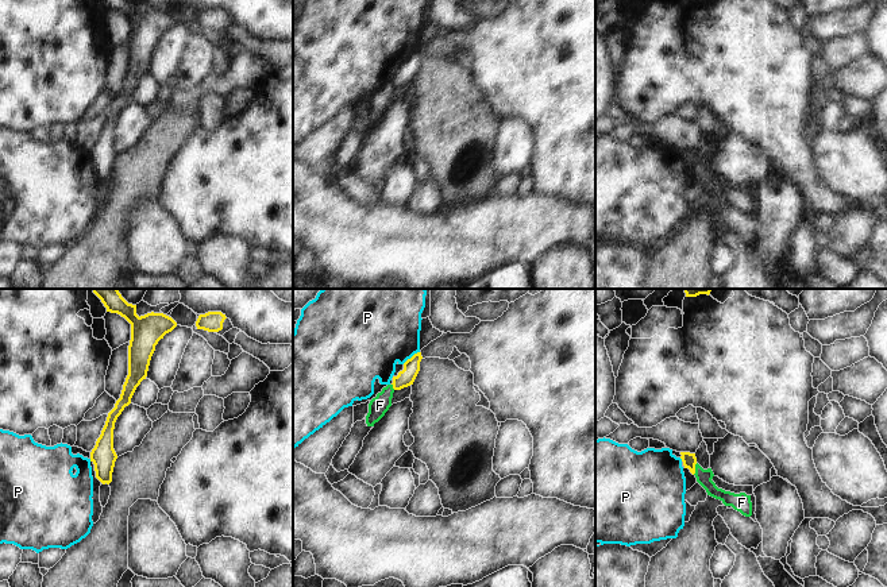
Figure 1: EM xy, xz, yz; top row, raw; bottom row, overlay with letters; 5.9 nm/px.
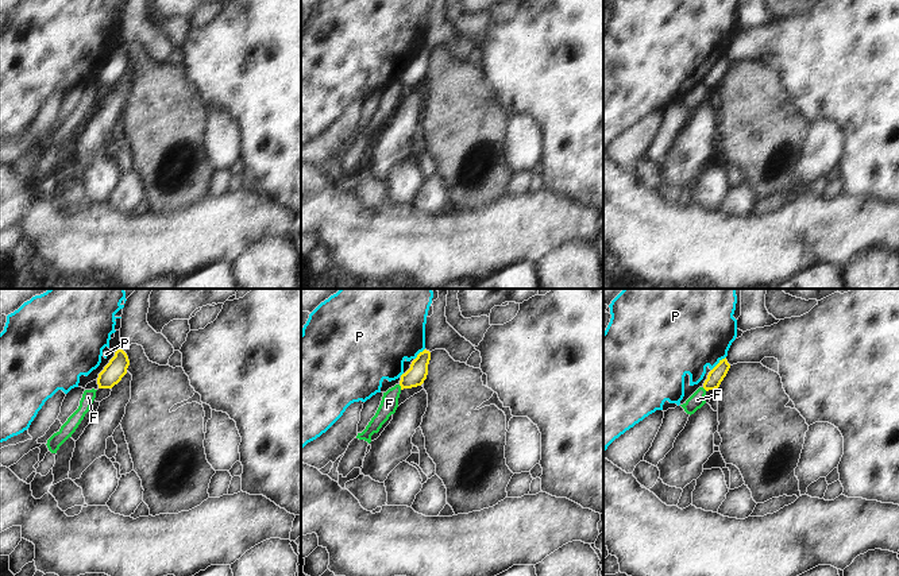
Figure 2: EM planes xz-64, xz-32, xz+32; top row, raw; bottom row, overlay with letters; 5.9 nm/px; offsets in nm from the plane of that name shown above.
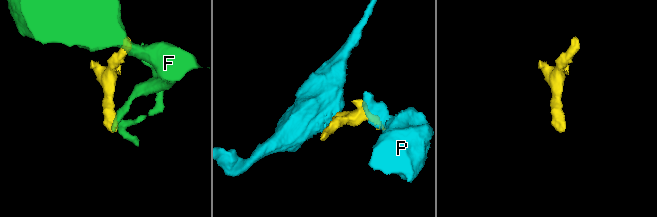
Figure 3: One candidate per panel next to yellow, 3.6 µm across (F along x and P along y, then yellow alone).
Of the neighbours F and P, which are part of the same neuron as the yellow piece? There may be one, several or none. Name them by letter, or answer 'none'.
none

